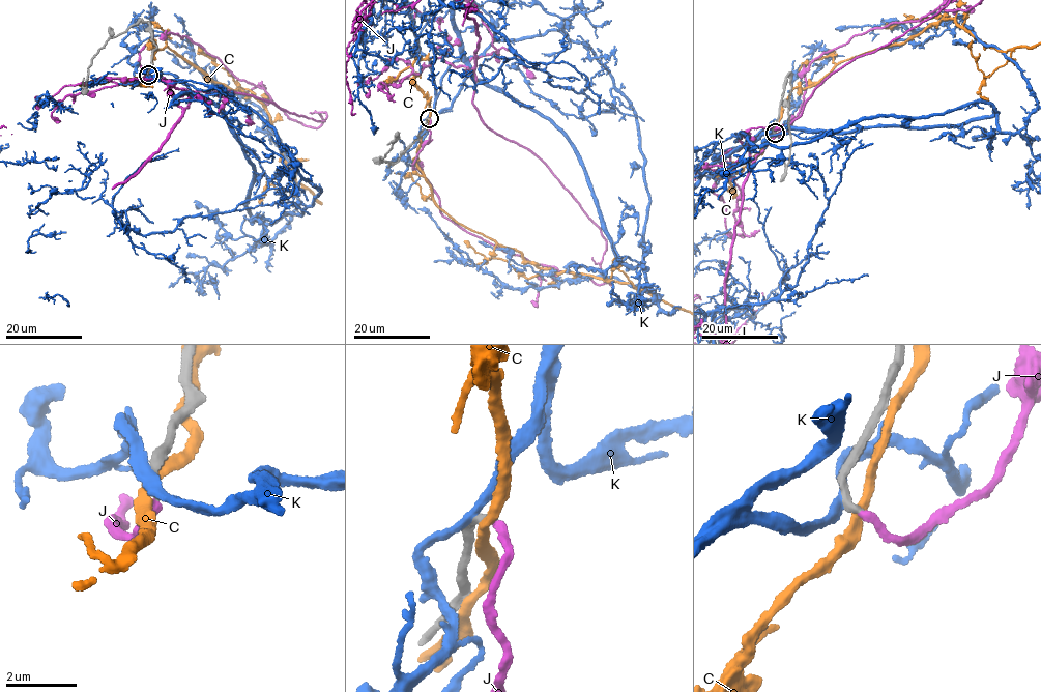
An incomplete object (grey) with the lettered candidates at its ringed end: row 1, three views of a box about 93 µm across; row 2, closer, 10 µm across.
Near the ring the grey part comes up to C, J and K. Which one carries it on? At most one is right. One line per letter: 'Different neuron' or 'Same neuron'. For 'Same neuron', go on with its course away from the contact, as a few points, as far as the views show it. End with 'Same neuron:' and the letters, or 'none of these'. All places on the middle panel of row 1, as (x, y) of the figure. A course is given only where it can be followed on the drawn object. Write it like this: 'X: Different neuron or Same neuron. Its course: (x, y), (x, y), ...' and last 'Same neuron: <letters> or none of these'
C: Different neuron
J: Same neuron. Its course: (429, 118), (412, 164), (443, 217), (611, 284), (600, 228), (472, 99), (465, 15)
K: Different neuron
Same neuron: J

